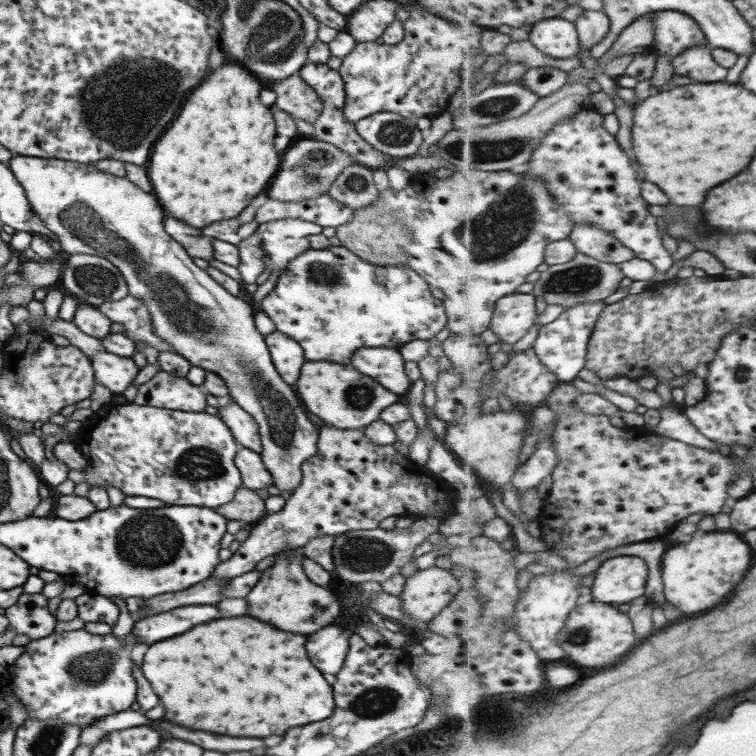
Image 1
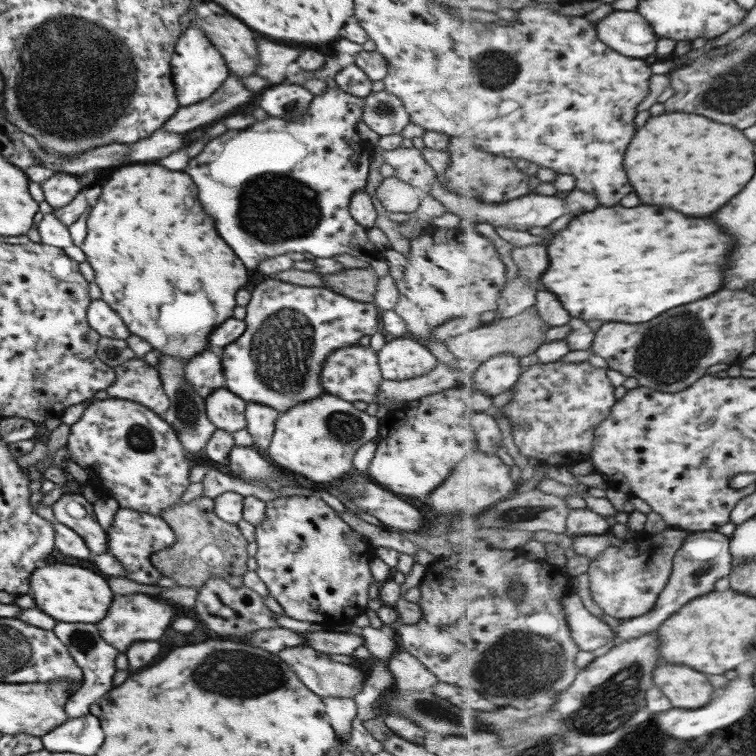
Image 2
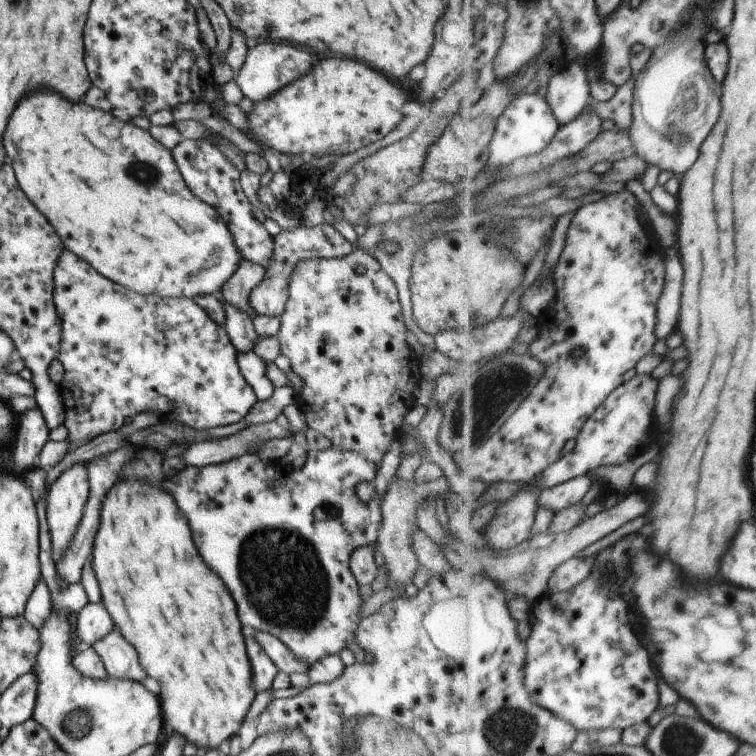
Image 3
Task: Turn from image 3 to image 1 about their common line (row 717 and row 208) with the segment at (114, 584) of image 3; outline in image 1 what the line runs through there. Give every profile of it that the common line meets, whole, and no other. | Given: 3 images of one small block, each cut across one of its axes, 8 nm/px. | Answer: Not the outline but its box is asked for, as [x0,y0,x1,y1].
[146,64,278,228]

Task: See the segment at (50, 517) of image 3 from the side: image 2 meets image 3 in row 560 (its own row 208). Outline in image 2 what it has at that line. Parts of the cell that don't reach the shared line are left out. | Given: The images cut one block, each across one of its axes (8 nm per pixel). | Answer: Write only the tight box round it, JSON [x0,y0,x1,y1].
[41,173,84,209]

